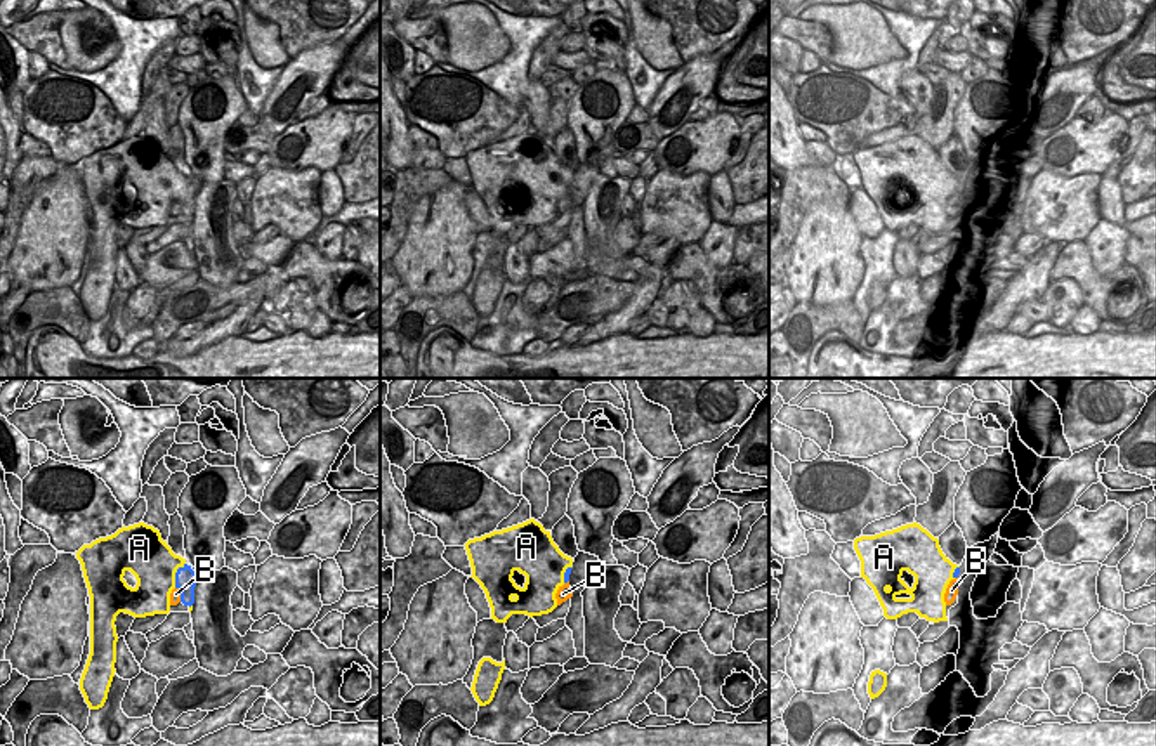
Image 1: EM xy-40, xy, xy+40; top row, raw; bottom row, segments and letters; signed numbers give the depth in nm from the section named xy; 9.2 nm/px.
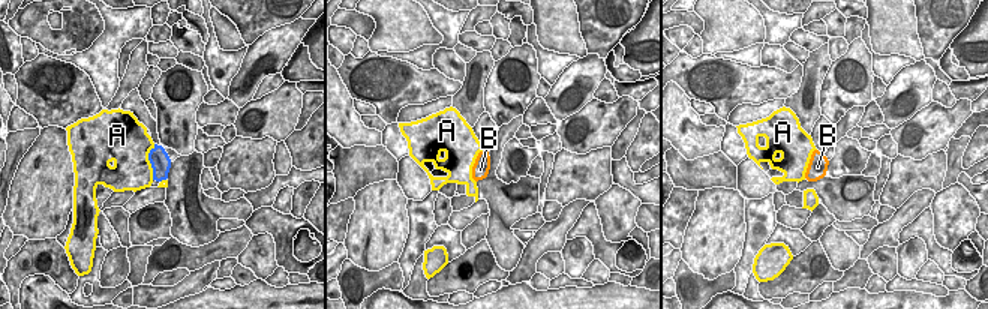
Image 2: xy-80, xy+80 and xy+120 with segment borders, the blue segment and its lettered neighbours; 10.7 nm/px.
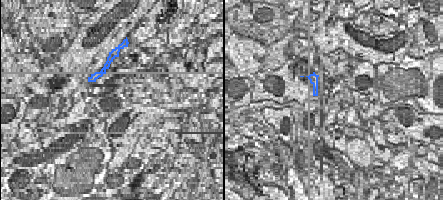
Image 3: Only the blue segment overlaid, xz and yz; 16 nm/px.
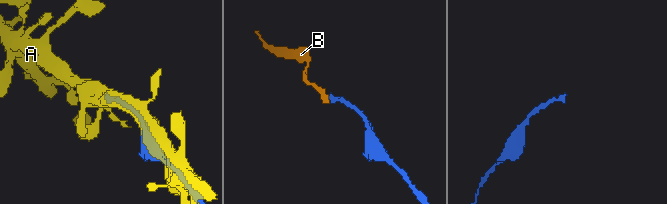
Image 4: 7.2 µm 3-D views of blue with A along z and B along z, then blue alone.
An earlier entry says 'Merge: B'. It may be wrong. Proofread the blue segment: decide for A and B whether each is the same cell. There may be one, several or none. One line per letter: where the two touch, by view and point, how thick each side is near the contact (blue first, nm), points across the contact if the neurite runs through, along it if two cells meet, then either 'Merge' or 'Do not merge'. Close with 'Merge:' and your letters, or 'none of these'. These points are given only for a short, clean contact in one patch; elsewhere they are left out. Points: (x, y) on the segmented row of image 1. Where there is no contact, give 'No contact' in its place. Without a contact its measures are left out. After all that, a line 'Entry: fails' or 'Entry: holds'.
A: Touches blue at xy-40 (176, 575). Thickness 200 nm (blue) against 420 nm. Do not merge
B: Touches blue at xy-40 (181, 594). Thickness 200 nm (blue) against 100 nm. Path across: xy-40 (186, 578), (181, 594), (176, 594). Merge
Merge: B.
Entry: holds

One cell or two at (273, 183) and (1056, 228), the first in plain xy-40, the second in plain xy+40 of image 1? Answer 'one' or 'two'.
one

